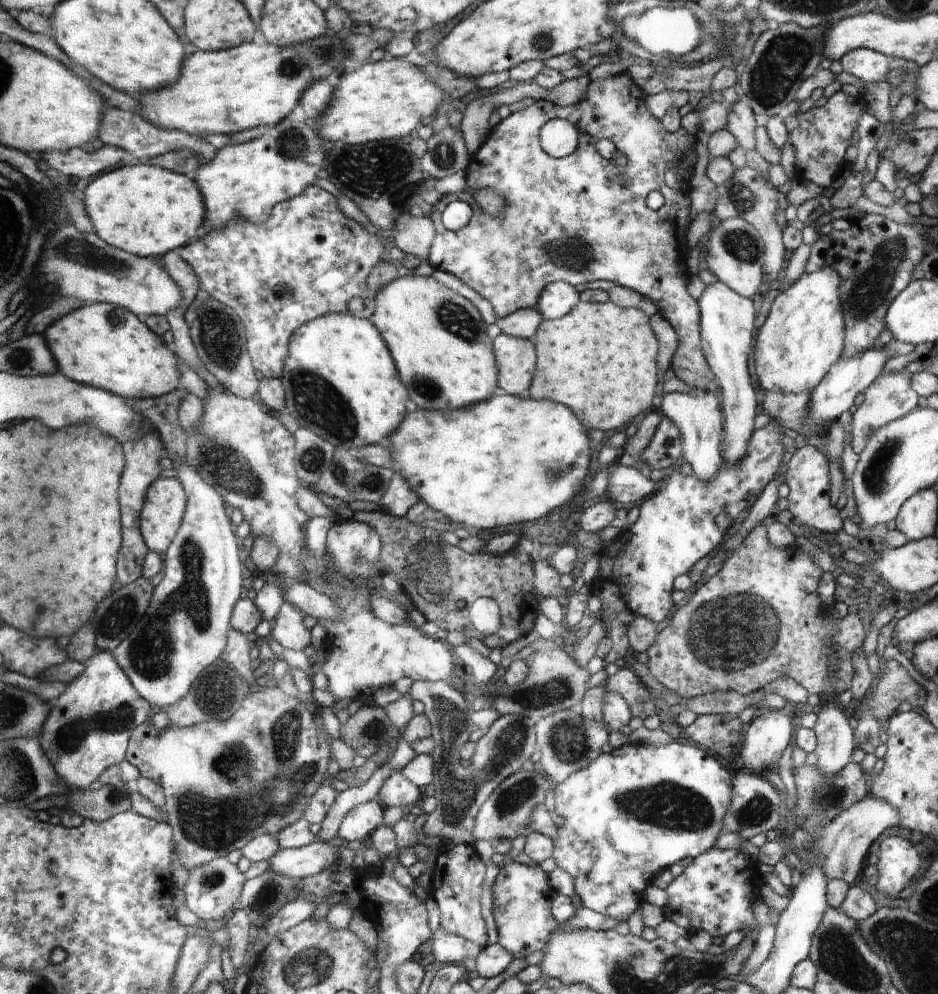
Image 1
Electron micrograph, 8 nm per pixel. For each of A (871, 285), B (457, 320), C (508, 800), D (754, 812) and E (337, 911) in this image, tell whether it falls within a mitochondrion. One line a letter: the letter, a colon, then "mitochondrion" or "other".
A: mitochondrion
B: mitochondrion
C: mitochondrion
D: mitochondrion
E: other

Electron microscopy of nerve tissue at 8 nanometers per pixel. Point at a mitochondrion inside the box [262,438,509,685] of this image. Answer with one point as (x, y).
(428, 573)

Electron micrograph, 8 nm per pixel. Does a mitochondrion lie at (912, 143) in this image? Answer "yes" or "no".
yes

